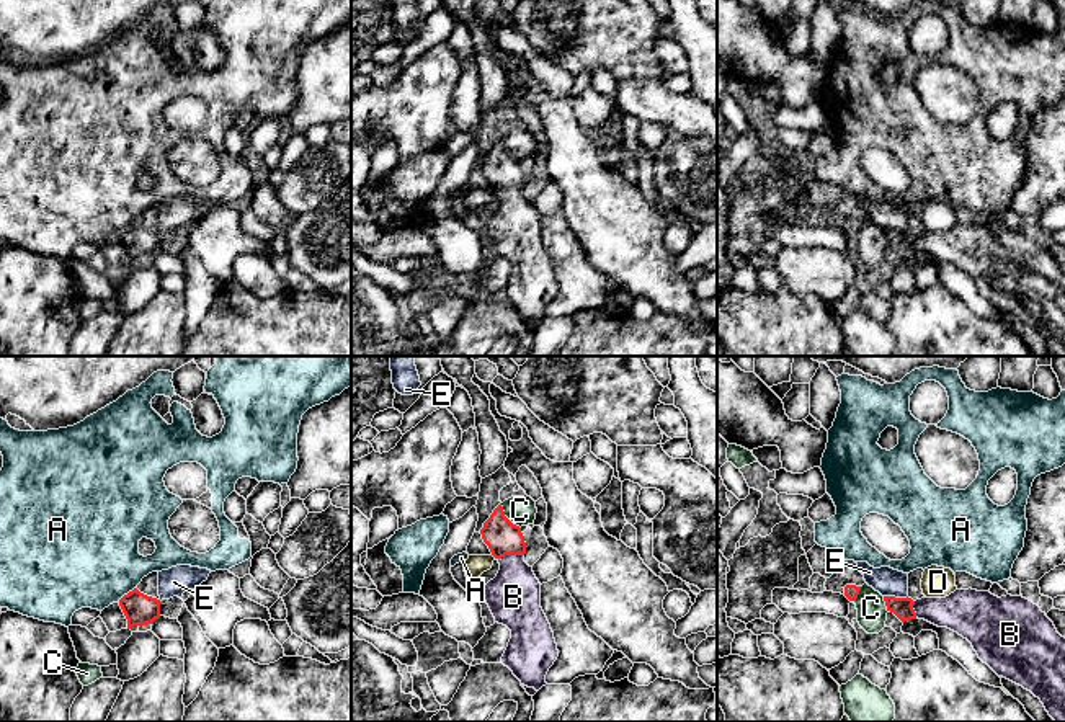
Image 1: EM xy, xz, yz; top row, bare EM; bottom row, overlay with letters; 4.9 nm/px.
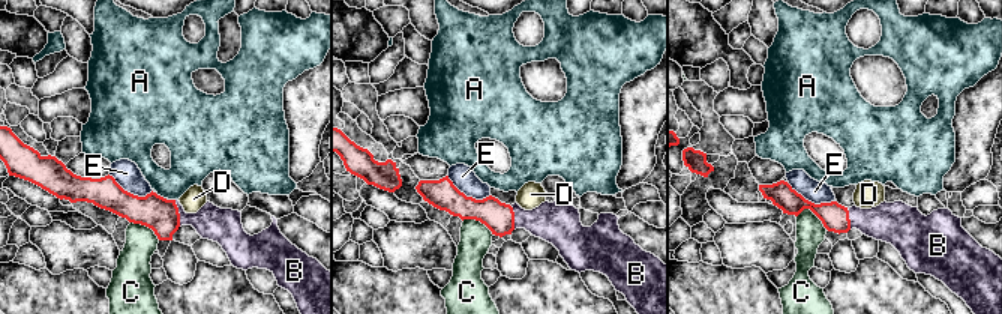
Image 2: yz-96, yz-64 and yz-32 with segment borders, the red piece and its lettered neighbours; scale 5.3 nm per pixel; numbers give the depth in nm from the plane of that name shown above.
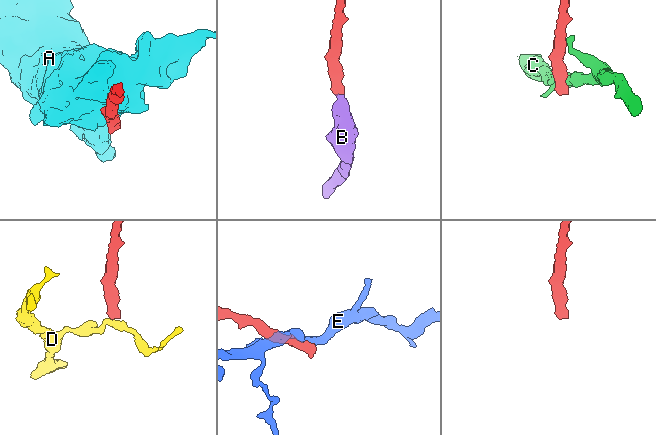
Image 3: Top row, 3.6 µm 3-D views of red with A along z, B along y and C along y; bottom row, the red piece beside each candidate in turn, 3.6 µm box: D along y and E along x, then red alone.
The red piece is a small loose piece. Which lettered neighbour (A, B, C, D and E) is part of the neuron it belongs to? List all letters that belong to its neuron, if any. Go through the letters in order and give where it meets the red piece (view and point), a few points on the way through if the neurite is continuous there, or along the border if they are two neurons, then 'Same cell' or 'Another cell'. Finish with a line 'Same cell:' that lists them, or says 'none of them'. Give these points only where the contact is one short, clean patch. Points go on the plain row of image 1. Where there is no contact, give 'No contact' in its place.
A: Touches red at xy (128, 227). Boundary: xy (136, 221), (118, 236). Another cell
B: Touches red at xz (510, 188). Path across: xz (503, 172), (510, 188), (513, 231). Same cell
C: Touches red at xz (505, 151). Boundary: xz (500, 138), (505, 149), (520, 162). Another cell
D: Touches red at xz (494, 190). Boundary: xz (492, 188), (495, 191). Another cell
E: Touches red at yz (894, 231). Another cell
Same cell: B

